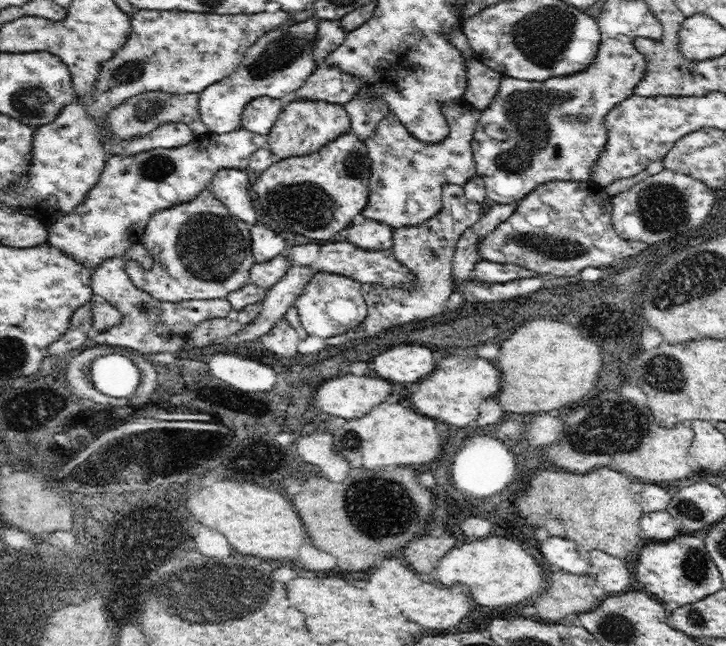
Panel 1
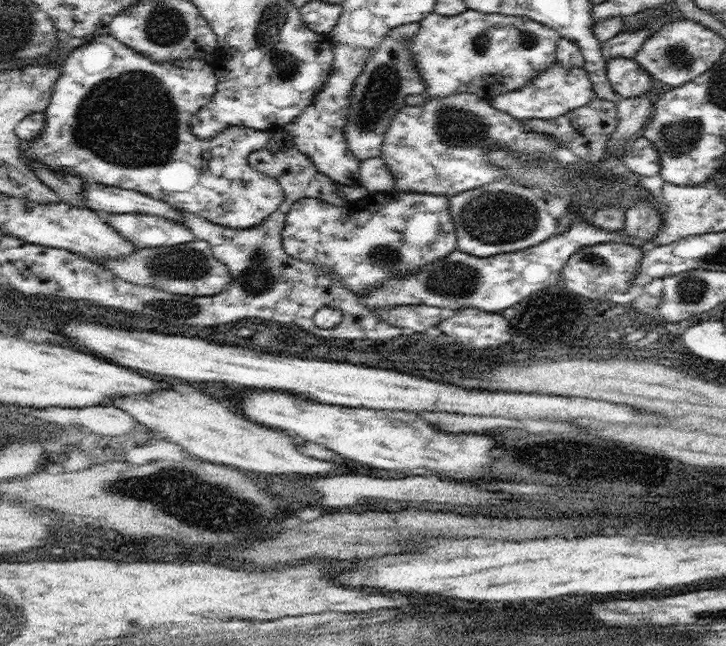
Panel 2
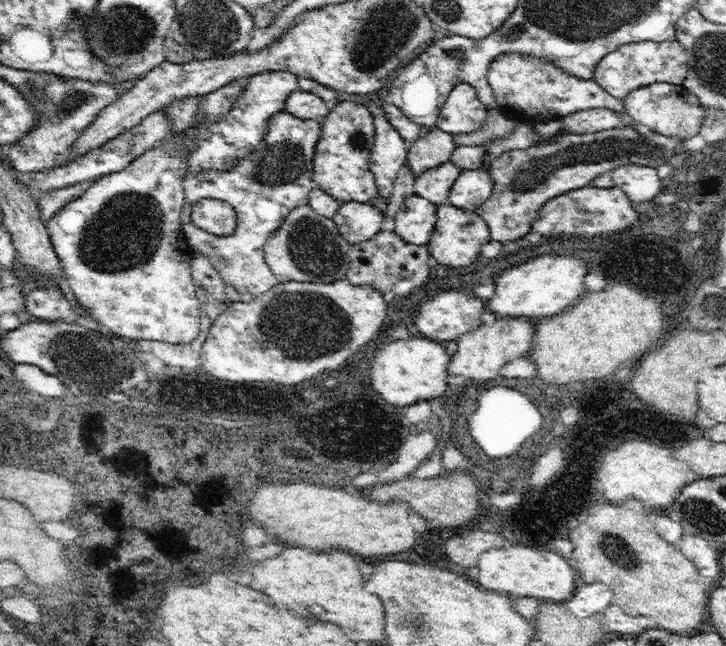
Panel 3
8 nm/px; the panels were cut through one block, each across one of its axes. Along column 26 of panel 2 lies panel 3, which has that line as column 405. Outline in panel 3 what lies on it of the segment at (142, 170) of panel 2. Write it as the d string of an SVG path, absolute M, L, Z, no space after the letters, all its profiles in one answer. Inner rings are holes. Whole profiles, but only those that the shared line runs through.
M384 113L374 117L374 146L369 156L369 169L375 176L378 196L389 198L397 172L407 160L408 148L400 133L390 125Z

